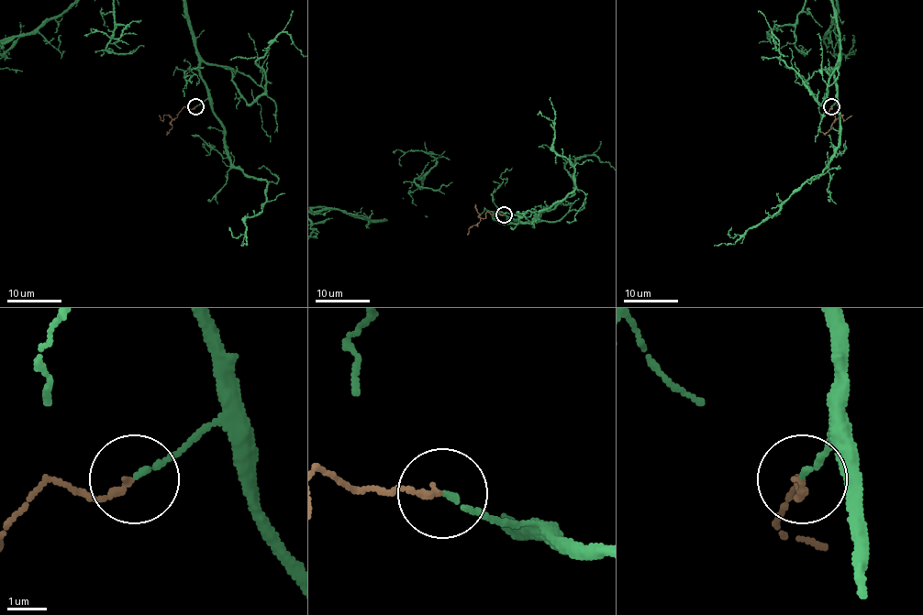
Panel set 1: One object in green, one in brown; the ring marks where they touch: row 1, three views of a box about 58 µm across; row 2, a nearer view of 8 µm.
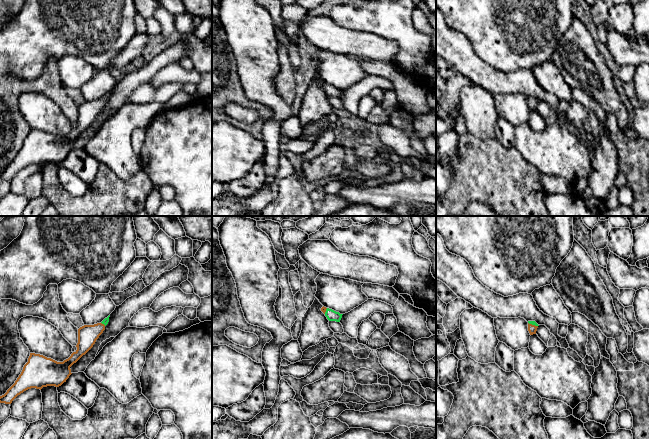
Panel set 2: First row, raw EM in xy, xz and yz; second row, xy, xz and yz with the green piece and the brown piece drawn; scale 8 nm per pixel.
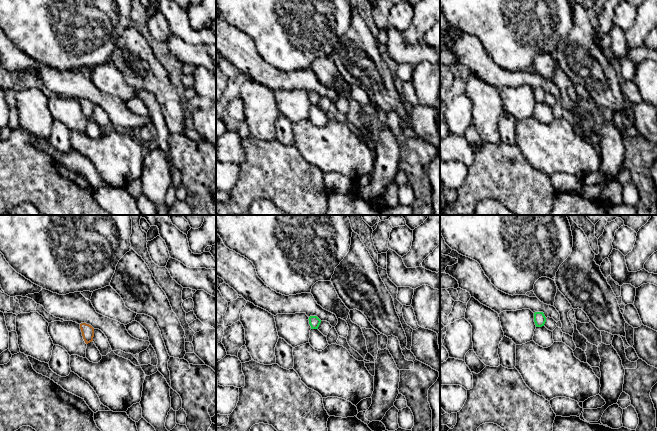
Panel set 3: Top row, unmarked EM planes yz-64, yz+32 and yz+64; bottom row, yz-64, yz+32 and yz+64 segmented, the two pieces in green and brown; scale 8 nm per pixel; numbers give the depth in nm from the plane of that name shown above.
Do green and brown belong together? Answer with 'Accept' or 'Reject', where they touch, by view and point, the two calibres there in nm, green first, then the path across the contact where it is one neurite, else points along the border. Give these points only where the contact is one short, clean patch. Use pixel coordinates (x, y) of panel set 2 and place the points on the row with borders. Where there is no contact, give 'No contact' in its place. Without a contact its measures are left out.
Accept. Touches green at yz (533, 324). Thickness 30 nm (green) against 70 nm. Path across: yz (530, 322), (533, 324), (532, 329)

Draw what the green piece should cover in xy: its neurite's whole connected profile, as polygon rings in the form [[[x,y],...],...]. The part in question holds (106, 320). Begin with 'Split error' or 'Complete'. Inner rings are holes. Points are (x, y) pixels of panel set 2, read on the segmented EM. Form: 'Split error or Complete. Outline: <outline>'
Split error. Outline: [[[110,315],[101,323],[84,325],[78,329],[77,350],[63,362],[57,362],[40,354],[30,353],[28,362],[15,383],[0,396],[0,403],[11,404],[24,391],[47,386],[61,386],[72,374],[70,367],[85,355],[105,330]]]

